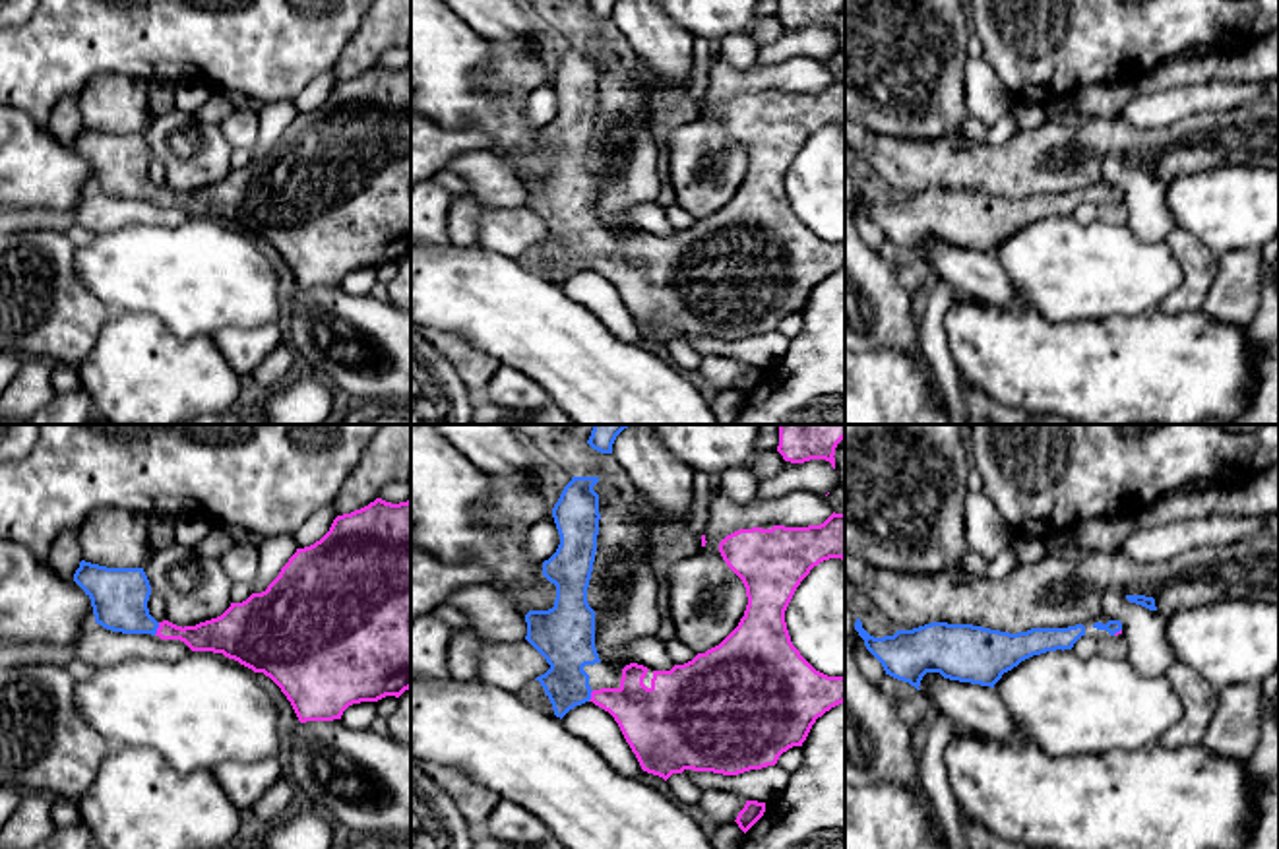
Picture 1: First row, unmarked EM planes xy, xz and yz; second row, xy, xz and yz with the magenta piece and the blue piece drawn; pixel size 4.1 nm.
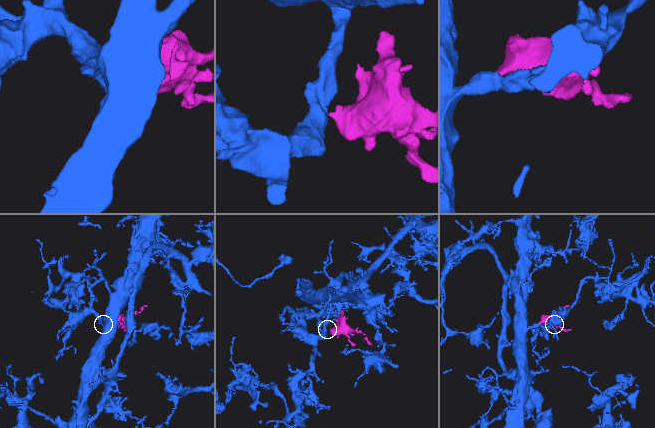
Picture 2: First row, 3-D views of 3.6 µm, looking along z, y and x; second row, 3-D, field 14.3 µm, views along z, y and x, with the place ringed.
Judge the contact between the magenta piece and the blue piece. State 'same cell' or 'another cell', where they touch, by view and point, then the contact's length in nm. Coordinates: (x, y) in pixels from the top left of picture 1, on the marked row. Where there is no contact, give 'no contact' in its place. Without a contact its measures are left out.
same cell | xy (157, 628) | 60 nm

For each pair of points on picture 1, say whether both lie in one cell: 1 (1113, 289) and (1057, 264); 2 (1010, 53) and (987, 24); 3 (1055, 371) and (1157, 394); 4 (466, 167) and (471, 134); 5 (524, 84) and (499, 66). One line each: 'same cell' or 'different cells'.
1: same cell
2: same cell
3: same cell
4: different cells
5: same cell

